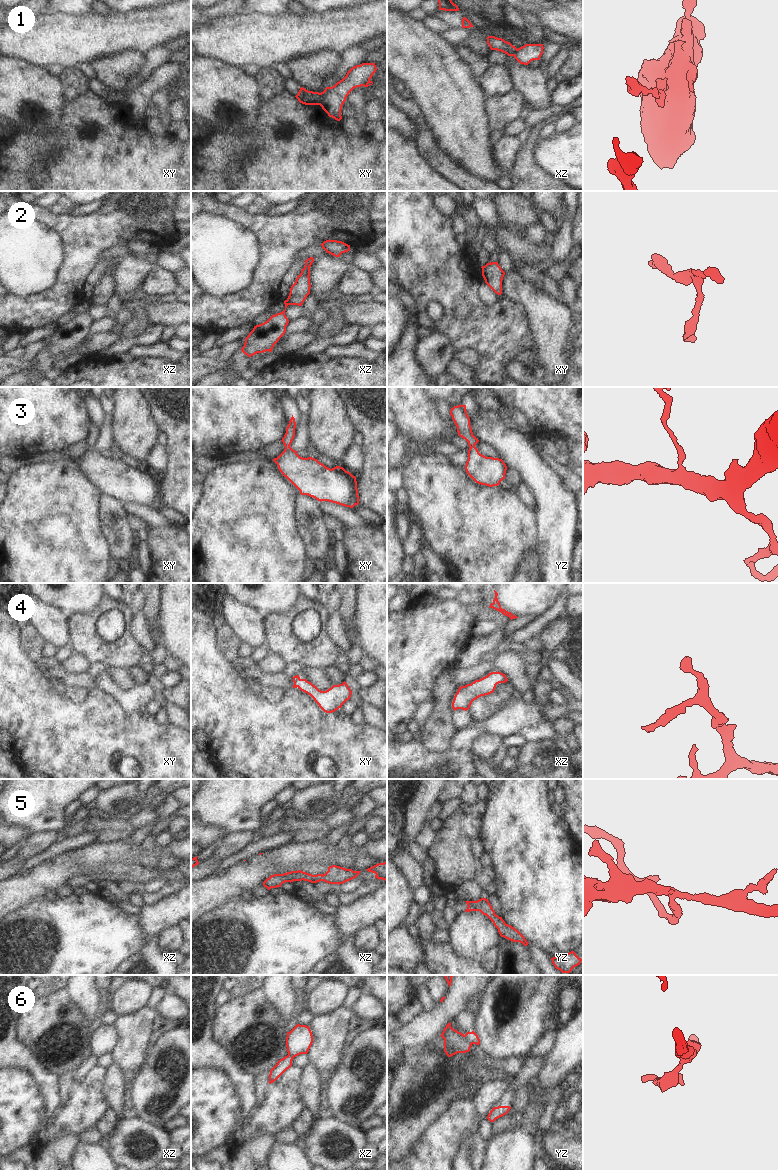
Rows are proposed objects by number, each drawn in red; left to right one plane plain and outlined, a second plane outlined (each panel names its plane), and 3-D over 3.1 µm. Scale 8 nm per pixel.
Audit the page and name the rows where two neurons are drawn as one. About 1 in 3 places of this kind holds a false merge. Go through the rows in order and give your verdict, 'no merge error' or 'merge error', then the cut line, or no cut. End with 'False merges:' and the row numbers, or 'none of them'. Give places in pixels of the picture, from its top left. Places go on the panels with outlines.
1: merge error; cut in xy along (319, 93), (320, 104)
2: merge error; cut in xz along (286, 300), (288, 304)
3: no merge error; no cut
4: no merge error; no cut
5: no merge error; no cut
6: merge error; cut in yz along (464, 1035), (471, 1044)
False merges: 1, 2, 6

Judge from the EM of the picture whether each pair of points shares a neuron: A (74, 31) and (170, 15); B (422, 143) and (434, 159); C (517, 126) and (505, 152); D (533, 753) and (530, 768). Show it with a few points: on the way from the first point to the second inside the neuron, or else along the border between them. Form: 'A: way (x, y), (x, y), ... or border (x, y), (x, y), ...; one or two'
A: way (98, 31), (146, 29); one
B: way (426, 147), (433, 155); one
C: border (504, 133), (516, 136); two
D: way (533, 757), (533, 764); one

